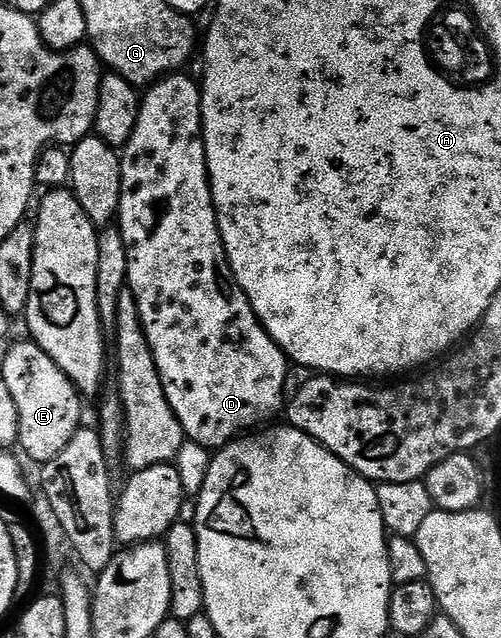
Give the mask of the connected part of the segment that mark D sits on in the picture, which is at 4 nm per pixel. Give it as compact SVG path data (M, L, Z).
M183 73L163 75L145 88L138 105L136 125L132 129L130 139L120 151L120 205L116 216L116 226L122 235L124 249L128 259L126 282L129 294L134 296L138 306L138 317L142 322L142 331L146 335L146 344L150 346L156 369L160 373L160 381L164 385L164 393L168 397L168 405L172 405L172 413L180 421L182 431L191 443L198 443L207 449L226 446L239 433L249 432L259 425L265 424L269 415L279 414L284 403L282 390L286 387L286 367L288 360L284 352L275 345L272 337L263 329L250 308L246 296L238 290L228 274L226 252L222 250L222 238L218 232L218 222L214 216L214 202L210 196L210 178L206 172L206 154L202 144L202 92L199 84L194 83Z

